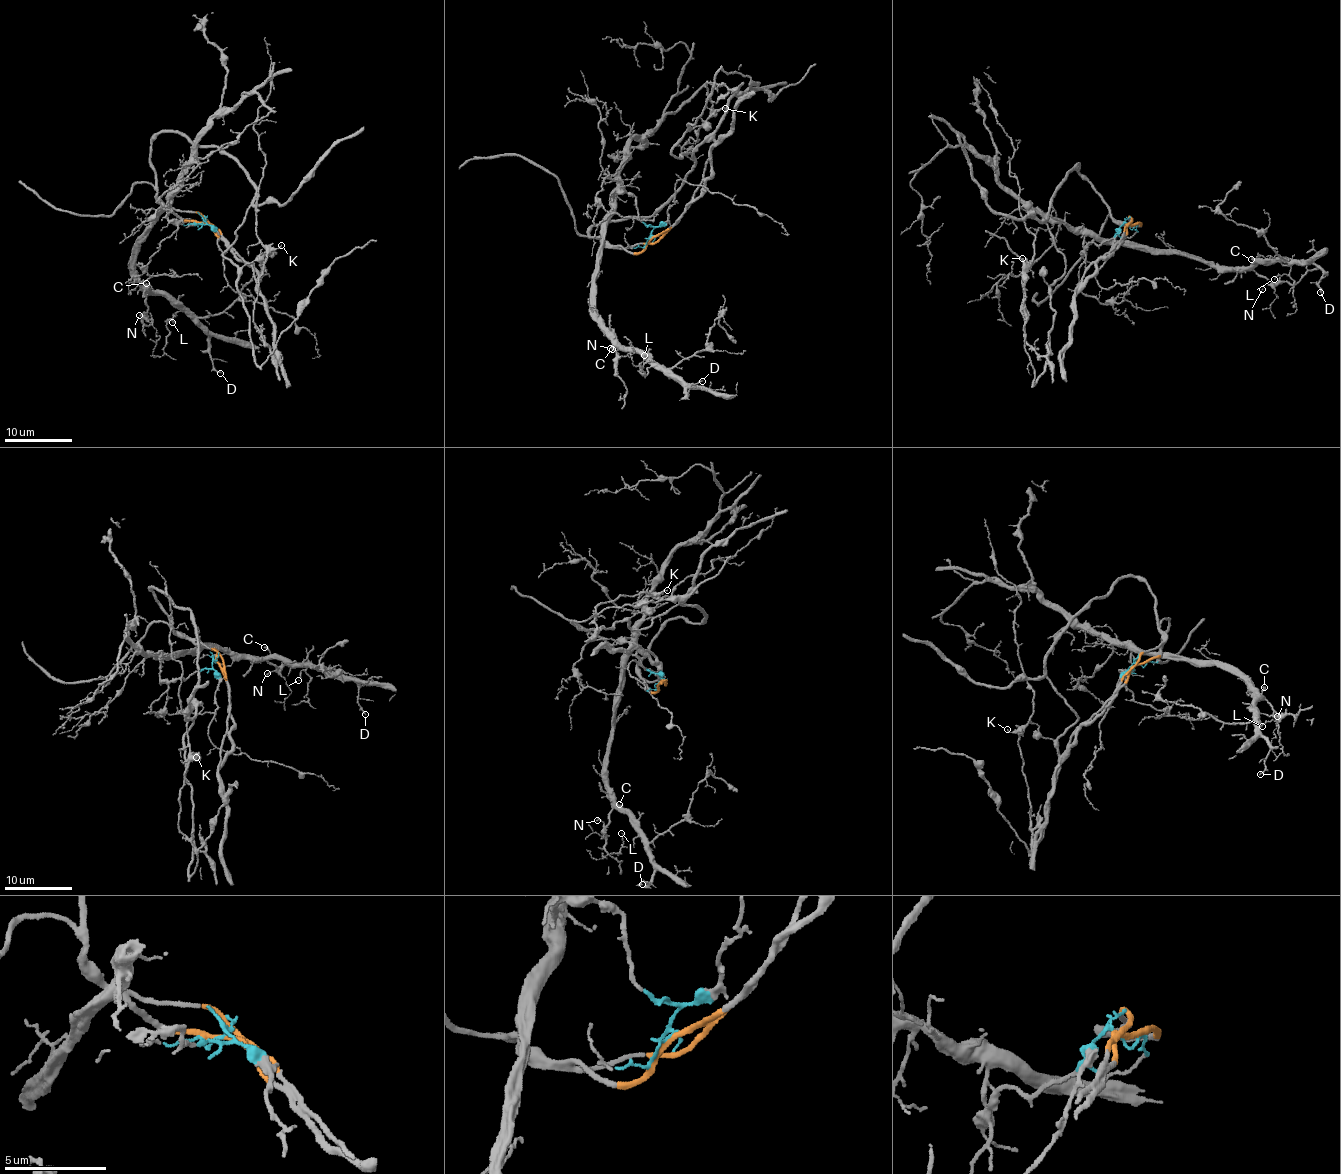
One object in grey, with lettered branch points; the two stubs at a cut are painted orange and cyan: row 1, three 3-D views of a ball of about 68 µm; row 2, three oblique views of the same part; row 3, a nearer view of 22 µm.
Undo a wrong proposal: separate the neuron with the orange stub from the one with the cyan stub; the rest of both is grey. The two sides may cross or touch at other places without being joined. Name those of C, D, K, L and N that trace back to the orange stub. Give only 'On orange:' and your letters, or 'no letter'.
On orange: K

